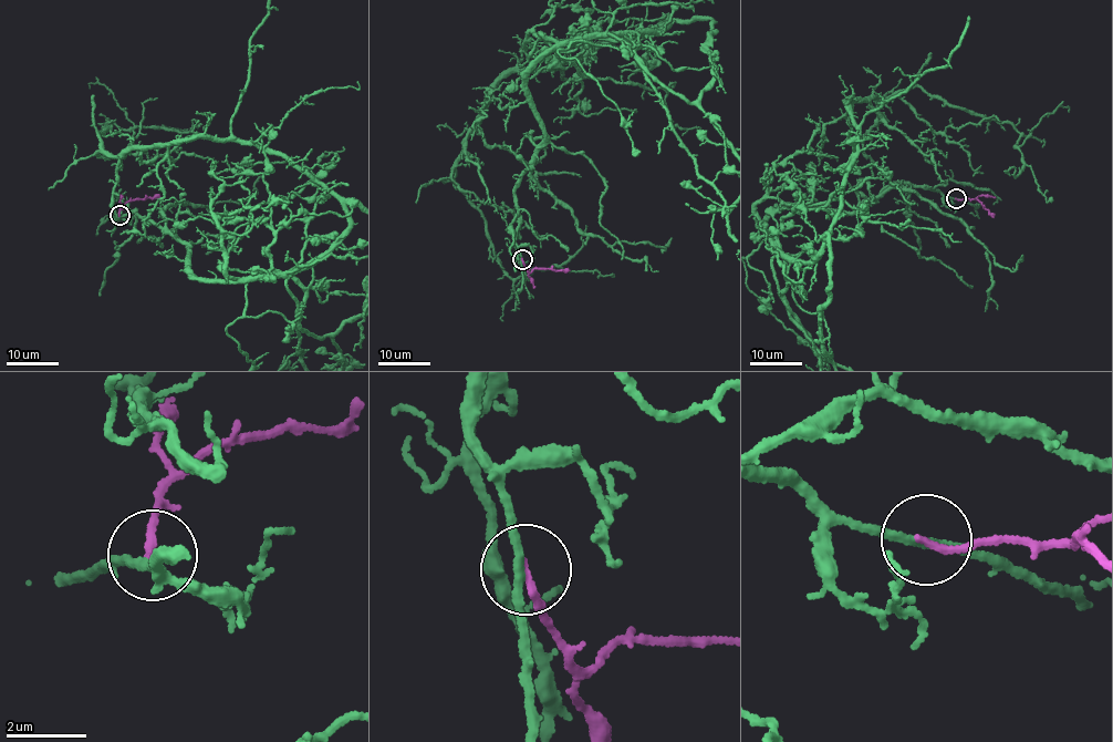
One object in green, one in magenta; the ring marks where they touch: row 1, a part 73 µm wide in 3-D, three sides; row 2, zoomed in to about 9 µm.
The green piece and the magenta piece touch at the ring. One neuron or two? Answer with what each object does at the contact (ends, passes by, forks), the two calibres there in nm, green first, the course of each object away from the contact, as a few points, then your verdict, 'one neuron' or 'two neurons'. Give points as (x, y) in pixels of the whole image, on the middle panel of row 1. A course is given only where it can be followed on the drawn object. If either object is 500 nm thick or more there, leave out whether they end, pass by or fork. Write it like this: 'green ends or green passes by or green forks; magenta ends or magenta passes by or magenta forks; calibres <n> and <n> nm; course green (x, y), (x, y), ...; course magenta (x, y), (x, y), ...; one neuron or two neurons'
green passes by; magenta ends; calibres 200 and 190 nm; course green (521, 258), (516, 183), (544, 138), (527, 74), (591, 37), (590, 62), (545, 67), (579, 81), (527, 62); course magenta (521, 259), (530, 272), (541, 267), (570, 270); two neurons

